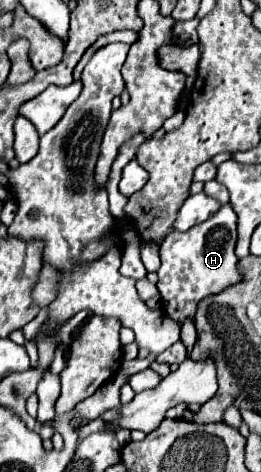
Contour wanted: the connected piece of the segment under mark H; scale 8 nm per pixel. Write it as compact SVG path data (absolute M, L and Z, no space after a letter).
M230 204L220 206L210 220L204 220L202 224L196 224L194 228L186 232L172 230L164 242L162 242L162 266L158 270L158 290L162 296L164 312L176 320L182 322L184 318L196 314L196 304L206 298L208 294L222 292L222 288L228 288L230 284L238 282L238 270L236 270L236 216L234 208Z

